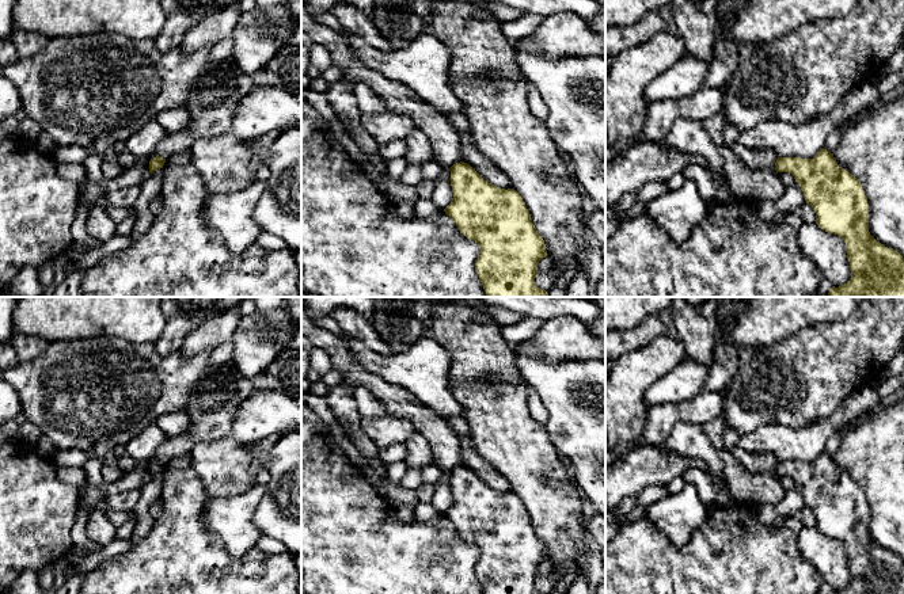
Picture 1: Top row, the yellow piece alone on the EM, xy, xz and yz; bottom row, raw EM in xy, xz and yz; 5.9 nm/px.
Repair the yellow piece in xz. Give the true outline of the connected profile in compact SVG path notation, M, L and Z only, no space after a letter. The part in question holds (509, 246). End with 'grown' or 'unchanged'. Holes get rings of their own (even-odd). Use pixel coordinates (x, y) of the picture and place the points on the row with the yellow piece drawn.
M464 161L449 170L453 198L444 212L467 239L479 245L475 269L486 296L550 297L535 283L538 263L547 256L547 251L521 195L513 189L505 190L489 183Z; unchanged

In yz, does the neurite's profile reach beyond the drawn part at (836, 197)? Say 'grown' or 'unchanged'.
unchanged

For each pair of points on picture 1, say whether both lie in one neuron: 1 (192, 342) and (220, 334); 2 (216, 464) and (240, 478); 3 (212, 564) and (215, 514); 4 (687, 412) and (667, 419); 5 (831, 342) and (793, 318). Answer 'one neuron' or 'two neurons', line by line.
1: one neuron
2: one neuron
3: two neurons
4: one neuron
5: two neurons

